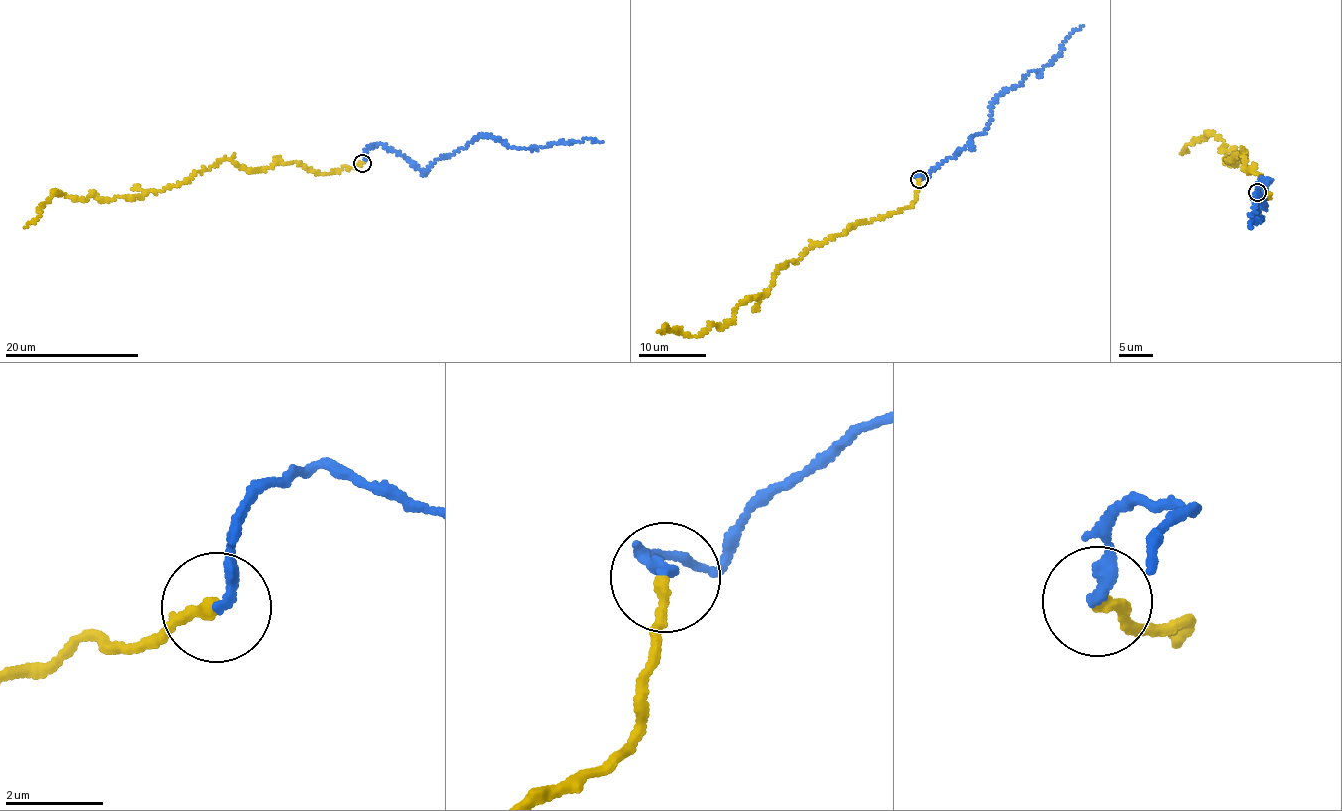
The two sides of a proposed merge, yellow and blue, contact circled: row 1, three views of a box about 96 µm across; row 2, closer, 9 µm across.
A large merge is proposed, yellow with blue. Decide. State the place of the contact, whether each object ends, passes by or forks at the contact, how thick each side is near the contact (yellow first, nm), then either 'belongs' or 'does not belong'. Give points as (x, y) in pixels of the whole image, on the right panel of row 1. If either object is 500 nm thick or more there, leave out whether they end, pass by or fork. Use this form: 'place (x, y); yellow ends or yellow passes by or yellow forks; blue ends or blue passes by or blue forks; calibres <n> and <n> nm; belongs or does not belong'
place (1257, 192); yellow ends; blue ends; calibres 240 and 240 nm; belongs

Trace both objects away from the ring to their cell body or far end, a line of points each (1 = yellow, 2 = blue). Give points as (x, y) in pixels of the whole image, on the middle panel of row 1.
1: (919, 179), (910, 206), (803, 250), (722, 326), (698, 335), (659, 331)
2: (919, 179), (985, 132), (1002, 94), (1052, 63), (1084, 25)

